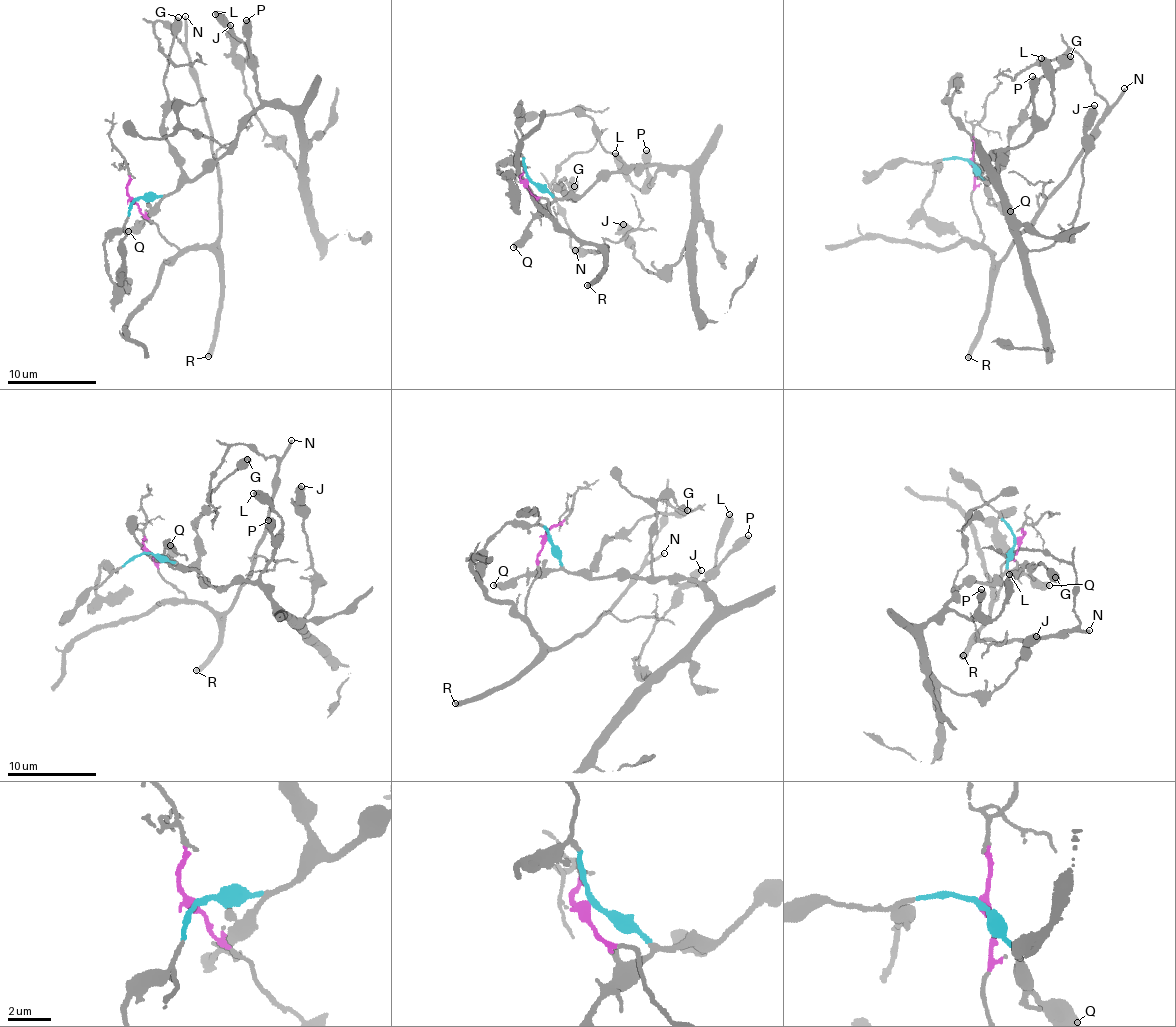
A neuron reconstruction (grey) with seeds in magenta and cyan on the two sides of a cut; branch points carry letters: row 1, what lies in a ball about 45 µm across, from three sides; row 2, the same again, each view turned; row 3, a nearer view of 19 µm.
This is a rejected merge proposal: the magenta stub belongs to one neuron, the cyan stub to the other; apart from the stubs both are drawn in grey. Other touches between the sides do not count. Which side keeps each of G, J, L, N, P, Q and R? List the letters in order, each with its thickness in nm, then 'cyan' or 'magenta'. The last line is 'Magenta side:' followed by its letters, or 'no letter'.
G: calibre 650 nm; cyan
J: calibre 500 nm; cyan
L: calibre 500 nm; cyan
N: calibre 240 nm; magenta
P: calibre 550 nm; cyan
Q: calibre 500 nm; cyan
R: calibre 420 nm; magenta
Magenta side: N, R

